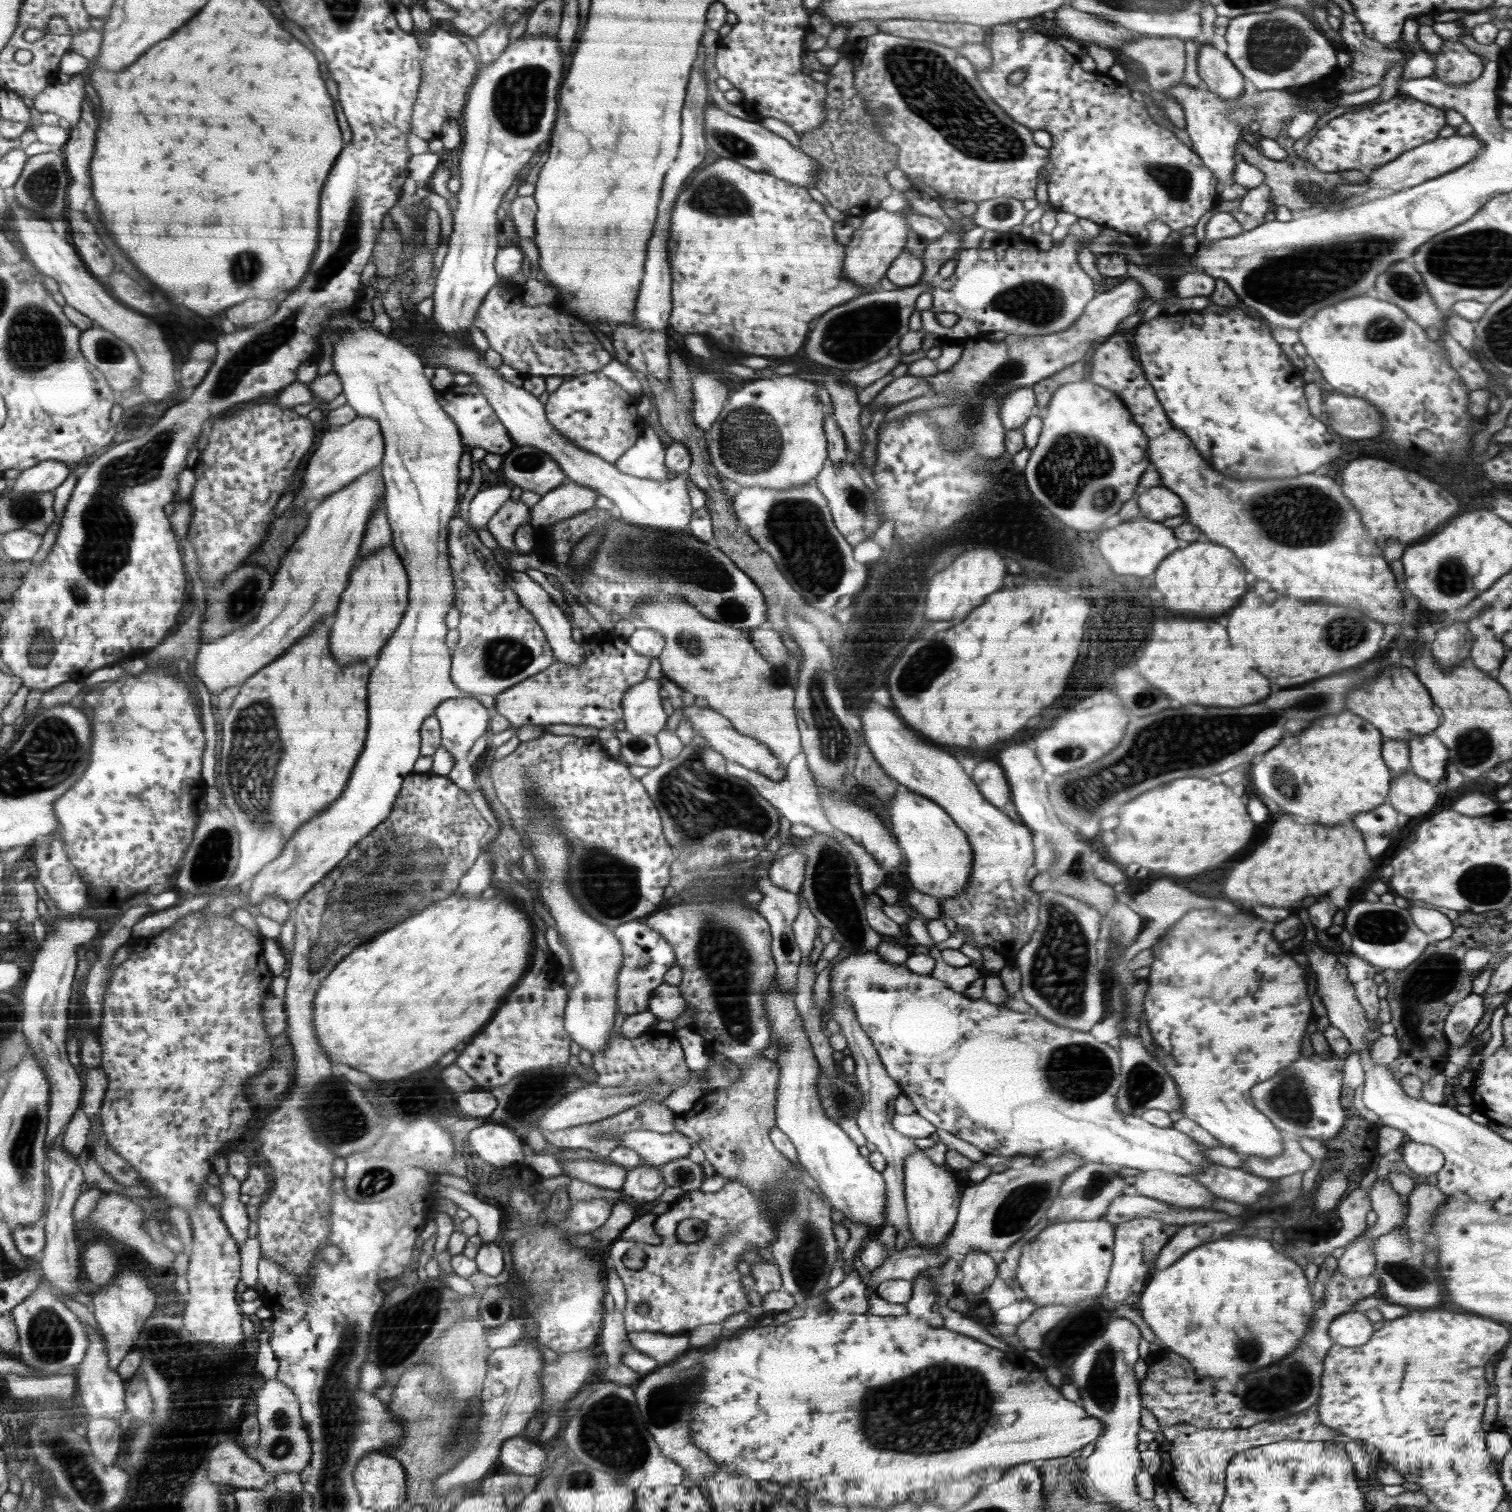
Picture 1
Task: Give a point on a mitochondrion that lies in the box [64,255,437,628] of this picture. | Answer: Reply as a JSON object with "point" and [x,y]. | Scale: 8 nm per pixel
{"point":[108,533]}

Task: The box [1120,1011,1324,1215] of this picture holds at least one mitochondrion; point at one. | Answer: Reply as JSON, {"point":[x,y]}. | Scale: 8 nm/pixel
{"point":[1289,1098]}

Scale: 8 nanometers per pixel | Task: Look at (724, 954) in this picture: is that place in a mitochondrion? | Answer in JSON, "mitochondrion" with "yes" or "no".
{"mitochondrion":"yes"}

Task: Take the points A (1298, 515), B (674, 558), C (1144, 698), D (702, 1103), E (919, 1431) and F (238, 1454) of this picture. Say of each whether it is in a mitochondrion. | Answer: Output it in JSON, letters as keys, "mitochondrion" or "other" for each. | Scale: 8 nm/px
{"A":"mitochondrion","B":"mitochondrion","C":"mitochondrion","D":"other","E":"mitochondrion","F":"other"}

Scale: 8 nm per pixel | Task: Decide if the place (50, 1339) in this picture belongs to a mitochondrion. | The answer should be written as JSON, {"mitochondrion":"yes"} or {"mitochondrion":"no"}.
{"mitochondrion":"yes"}

